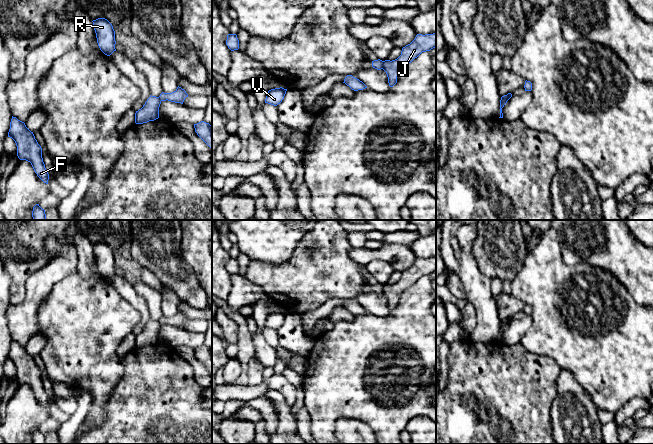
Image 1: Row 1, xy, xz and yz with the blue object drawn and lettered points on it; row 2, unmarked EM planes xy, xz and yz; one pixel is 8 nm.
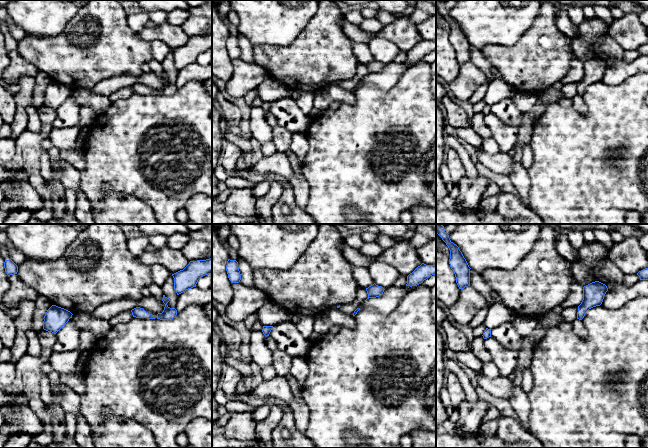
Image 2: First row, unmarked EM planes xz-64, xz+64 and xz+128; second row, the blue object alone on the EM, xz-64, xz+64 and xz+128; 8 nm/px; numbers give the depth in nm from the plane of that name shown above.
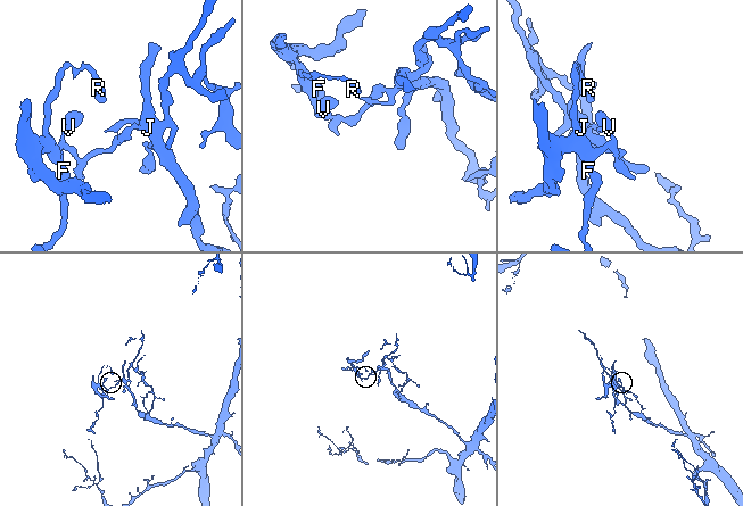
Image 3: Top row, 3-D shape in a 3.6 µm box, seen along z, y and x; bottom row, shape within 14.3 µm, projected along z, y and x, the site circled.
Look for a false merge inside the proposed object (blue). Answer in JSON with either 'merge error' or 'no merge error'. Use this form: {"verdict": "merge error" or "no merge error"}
{"verdict": "merge error"}

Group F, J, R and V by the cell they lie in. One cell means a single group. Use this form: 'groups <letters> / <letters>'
groups F R V / J

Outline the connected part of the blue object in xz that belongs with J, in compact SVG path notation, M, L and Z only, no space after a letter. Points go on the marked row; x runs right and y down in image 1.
M436 33L433 34L417 34L415 39L402 48L401 55L395 60L385 60L383 70L388 77L390 87L397 83L397 76L405 66L411 63L422 52L430 51L436 47Z

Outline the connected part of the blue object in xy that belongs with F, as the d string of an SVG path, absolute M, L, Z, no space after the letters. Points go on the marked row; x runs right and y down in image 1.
M12 116L8 137L16 143L18 158L30 162L37 176L48 184L49 174L43 162L42 148L33 132L26 127L24 122Z

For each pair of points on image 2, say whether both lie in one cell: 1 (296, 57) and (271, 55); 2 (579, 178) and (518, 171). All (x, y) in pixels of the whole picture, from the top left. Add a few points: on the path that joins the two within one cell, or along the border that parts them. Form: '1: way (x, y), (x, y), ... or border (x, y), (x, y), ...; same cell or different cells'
1: way (290, 57), (277, 57); same cell
2: border (526, 169), (529, 175), (529, 195); different cells

